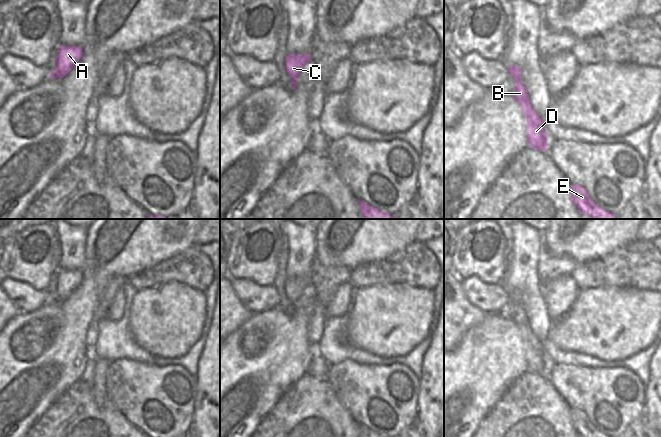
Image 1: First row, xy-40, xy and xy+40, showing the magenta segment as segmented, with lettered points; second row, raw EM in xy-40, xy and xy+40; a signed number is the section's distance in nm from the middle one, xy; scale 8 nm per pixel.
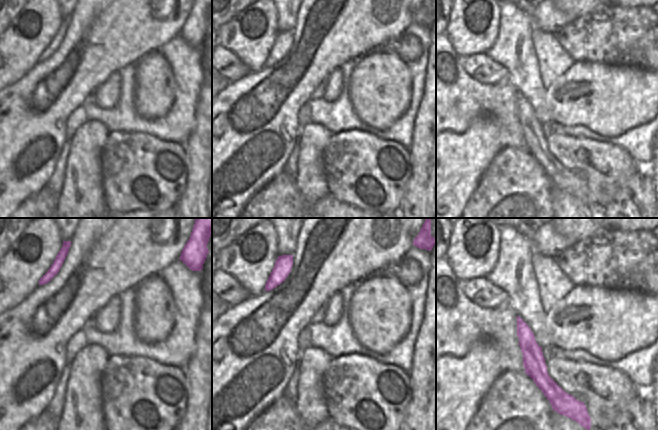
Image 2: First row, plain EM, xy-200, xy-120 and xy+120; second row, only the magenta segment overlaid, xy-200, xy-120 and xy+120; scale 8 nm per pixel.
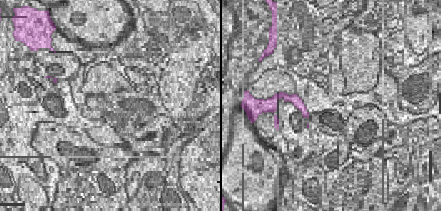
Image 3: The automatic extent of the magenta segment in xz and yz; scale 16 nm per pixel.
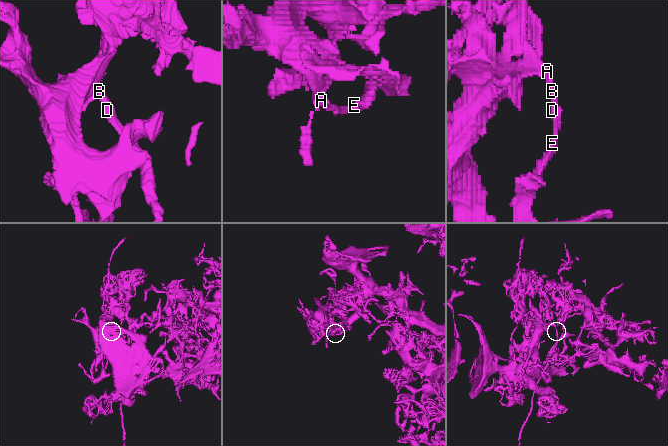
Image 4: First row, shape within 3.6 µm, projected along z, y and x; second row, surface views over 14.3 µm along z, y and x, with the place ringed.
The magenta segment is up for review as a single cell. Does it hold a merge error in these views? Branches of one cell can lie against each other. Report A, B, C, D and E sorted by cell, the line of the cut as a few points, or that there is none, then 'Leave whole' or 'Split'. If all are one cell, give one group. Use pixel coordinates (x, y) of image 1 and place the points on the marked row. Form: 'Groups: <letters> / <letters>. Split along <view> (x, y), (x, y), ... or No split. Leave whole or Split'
Groups: A C / B D E. Split along xy+40 (515, 78), (520, 80). Split

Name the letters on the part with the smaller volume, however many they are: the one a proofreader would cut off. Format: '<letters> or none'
B, D, E

